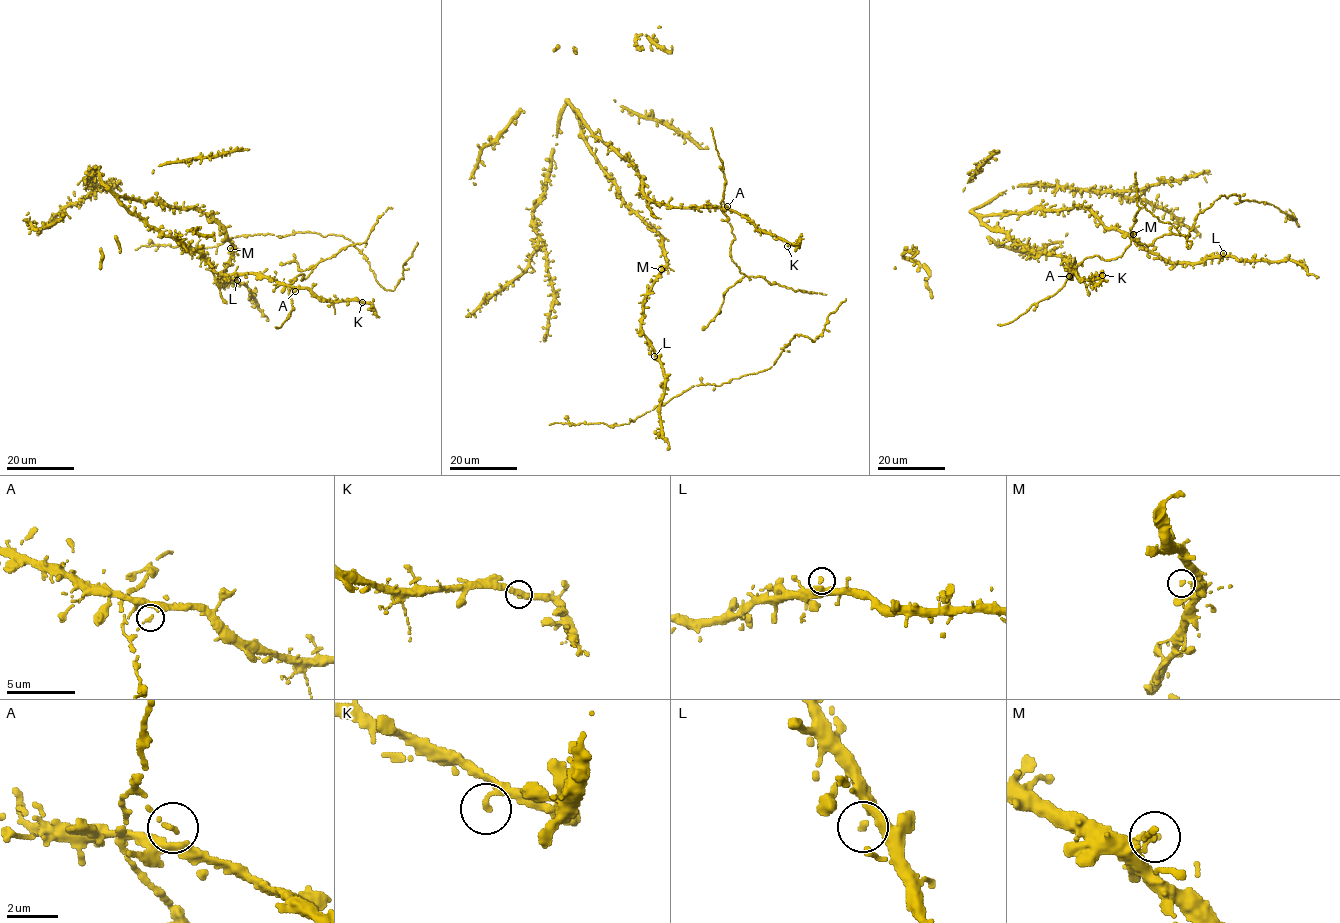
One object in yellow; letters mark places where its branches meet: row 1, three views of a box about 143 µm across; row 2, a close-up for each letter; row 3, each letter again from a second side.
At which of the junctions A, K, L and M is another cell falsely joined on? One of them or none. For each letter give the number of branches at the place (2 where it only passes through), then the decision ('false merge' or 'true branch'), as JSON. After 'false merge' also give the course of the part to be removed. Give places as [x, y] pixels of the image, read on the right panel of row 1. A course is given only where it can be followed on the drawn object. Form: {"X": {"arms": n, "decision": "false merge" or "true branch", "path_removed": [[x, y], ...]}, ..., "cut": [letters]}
{"A": {"arms": 1, "decision": "false merge"}, "K": {"arms": 1, "decision": "true branch"}, "L": {"arms": 1, "decision": "true branch"}, "M": {"arms": 1, "decision": "true branch"}, "cut": ["A"]}

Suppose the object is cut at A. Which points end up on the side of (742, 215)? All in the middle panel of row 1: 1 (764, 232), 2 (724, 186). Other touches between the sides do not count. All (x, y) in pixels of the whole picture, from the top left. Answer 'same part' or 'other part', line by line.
1: same part
2: other part

